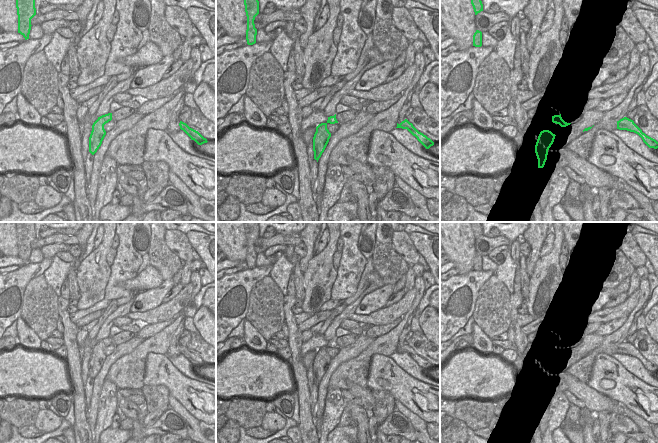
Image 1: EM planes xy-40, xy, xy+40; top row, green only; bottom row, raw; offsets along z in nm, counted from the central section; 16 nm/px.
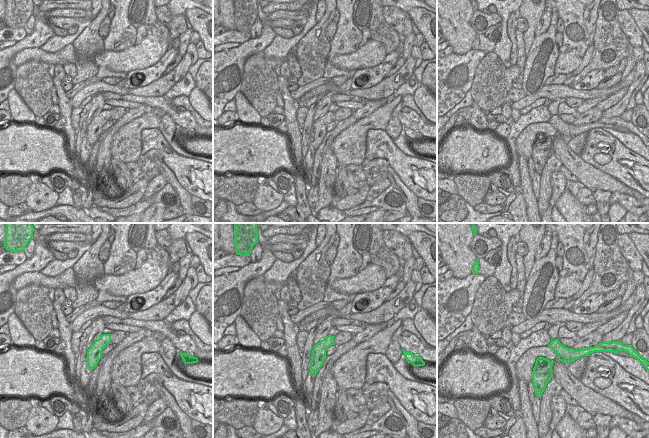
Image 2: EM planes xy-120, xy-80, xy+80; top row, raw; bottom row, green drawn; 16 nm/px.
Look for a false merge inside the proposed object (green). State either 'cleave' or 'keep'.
cleave

